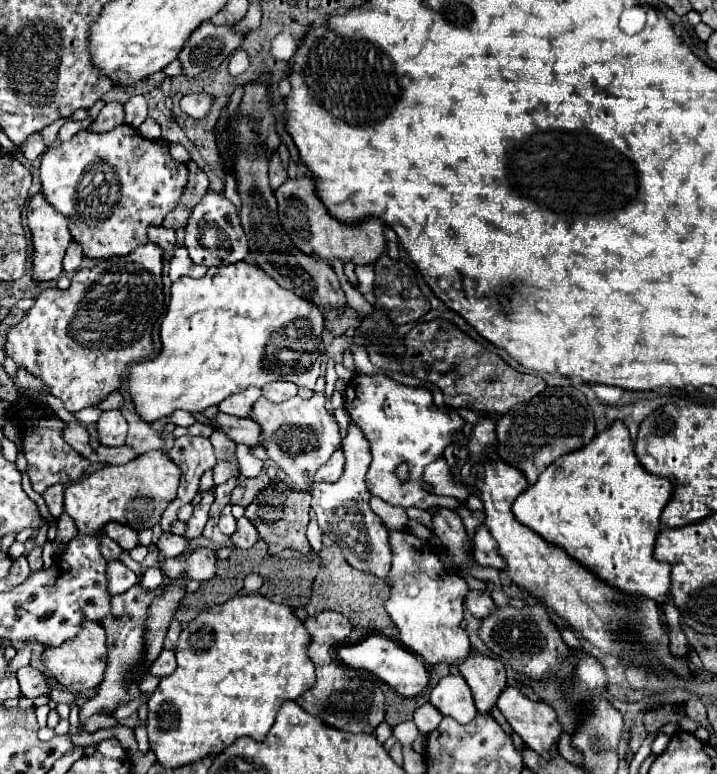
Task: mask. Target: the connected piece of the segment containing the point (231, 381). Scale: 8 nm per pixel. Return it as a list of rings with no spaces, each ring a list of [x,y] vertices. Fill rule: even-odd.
[[[239,261],[235,265],[211,267],[201,279],[181,277],[171,285],[169,309],[161,323],[161,355],[131,367],[131,399],[135,401],[137,413],[145,421],[155,421],[159,417],[171,415],[175,409],[201,413],[249,385],[263,387],[277,379],[313,389],[323,359],[323,329],[325,319],[315,303],[283,289],[257,265]],[[277,341],[299,341],[301,345],[295,343],[295,347],[277,347]]]

